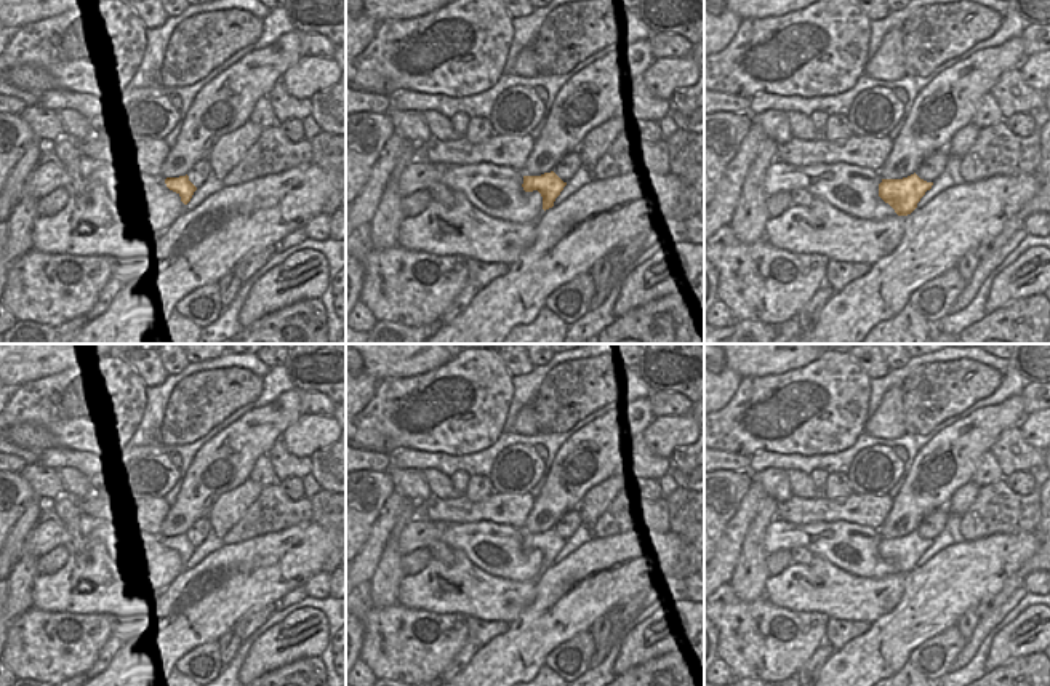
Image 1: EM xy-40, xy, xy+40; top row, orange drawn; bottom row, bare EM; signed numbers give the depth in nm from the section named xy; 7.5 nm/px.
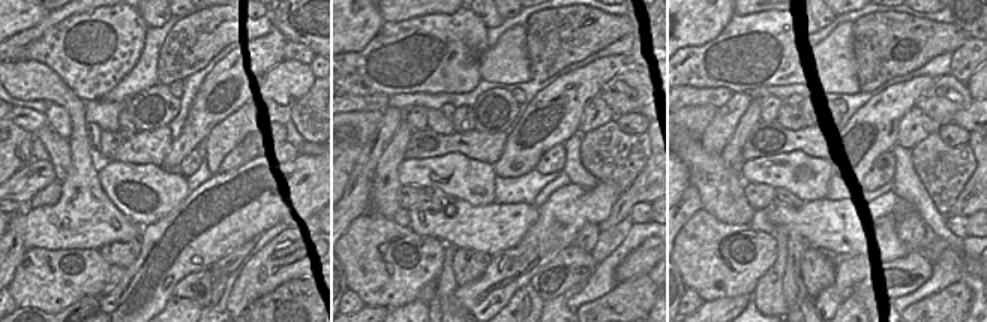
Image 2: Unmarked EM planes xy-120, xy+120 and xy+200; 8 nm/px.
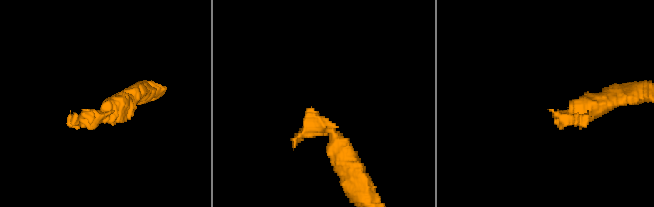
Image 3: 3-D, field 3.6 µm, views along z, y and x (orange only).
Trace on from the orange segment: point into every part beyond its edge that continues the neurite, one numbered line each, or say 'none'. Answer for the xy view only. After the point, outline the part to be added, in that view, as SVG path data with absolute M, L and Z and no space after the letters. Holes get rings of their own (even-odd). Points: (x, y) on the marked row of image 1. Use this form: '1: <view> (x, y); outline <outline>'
1: xy (570, 163); outline M570 152L567 154L560 163L554 168L554 173L563 181L568 182L578 171L579 168L584 166L581 162L579 154Z

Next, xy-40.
1: xy-40 (200, 171); outline M202 157L194 168L187 173L189 181L198 189L208 176L213 173L211 162L208 157Z

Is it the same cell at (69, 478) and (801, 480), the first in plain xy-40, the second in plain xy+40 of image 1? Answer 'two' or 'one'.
one

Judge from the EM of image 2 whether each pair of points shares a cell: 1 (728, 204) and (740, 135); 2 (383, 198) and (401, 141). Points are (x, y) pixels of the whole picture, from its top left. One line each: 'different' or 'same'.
1: different
2: same

